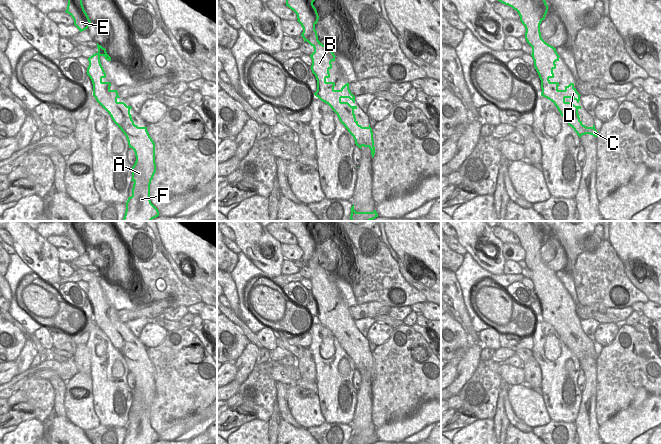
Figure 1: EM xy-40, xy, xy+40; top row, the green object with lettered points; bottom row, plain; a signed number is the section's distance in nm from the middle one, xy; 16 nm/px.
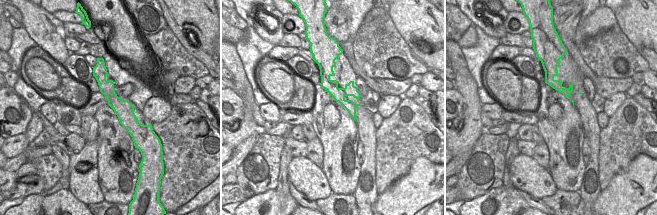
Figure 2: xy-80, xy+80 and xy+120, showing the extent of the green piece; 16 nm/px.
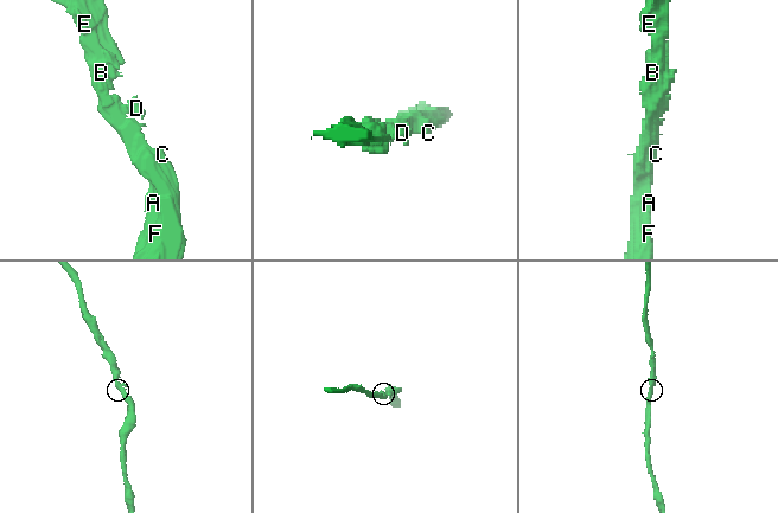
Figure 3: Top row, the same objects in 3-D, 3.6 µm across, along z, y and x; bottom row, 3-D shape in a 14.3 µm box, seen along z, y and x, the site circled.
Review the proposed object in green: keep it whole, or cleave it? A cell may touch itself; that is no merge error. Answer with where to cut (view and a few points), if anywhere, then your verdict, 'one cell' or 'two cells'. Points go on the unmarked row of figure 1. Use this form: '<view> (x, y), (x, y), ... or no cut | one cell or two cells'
no cut | one cell

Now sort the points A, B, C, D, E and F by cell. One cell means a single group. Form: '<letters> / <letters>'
A B C D E F

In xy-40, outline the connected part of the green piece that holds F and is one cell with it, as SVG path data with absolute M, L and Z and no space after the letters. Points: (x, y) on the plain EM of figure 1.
M97 267L98 276L88 282L87 299L93 308L93 320L109 337L113 346L127 362L129 372L135 376L136 385L132 391L132 420L126 426L123 444L152 444L159 440L158 433L150 424L150 408L156 396L155 367L150 361L147 351L138 351L130 338L131 330L118 326L117 314L111 314L110 306L103 306L106 297L101 289L100 281L111 285L106 273Z

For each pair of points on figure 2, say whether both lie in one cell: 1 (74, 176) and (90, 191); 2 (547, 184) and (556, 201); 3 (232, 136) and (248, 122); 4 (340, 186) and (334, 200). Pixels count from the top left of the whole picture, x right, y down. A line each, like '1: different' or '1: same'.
1: same
2: different
3: same
4: different

